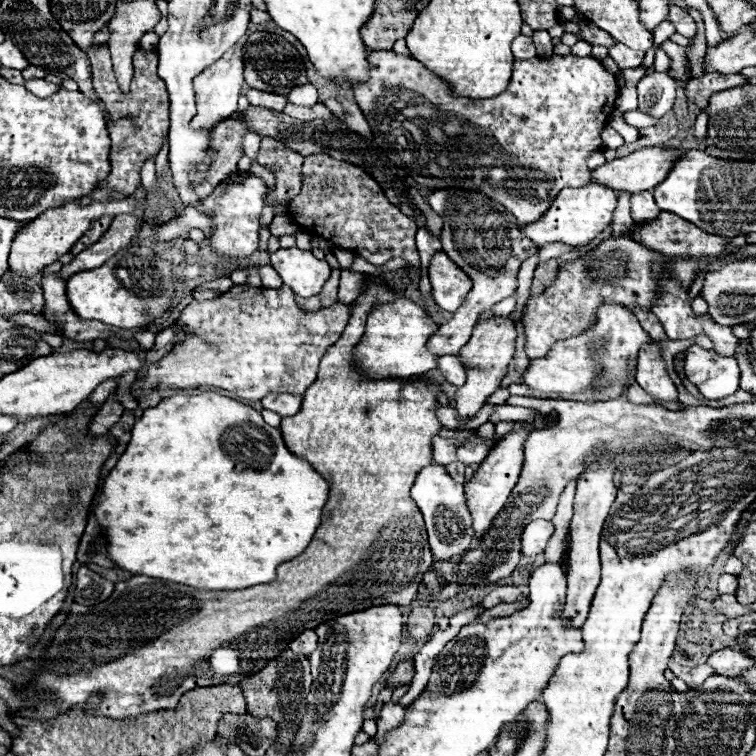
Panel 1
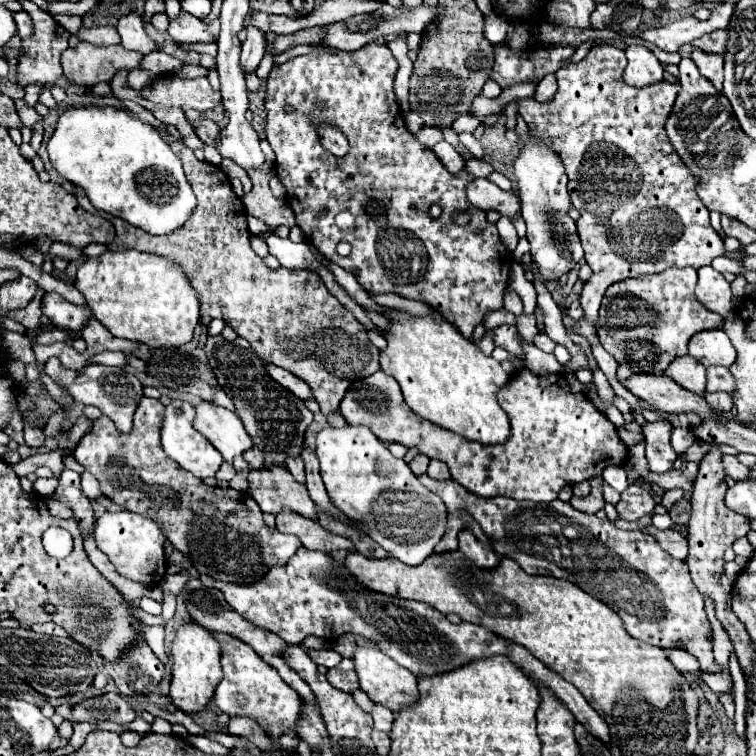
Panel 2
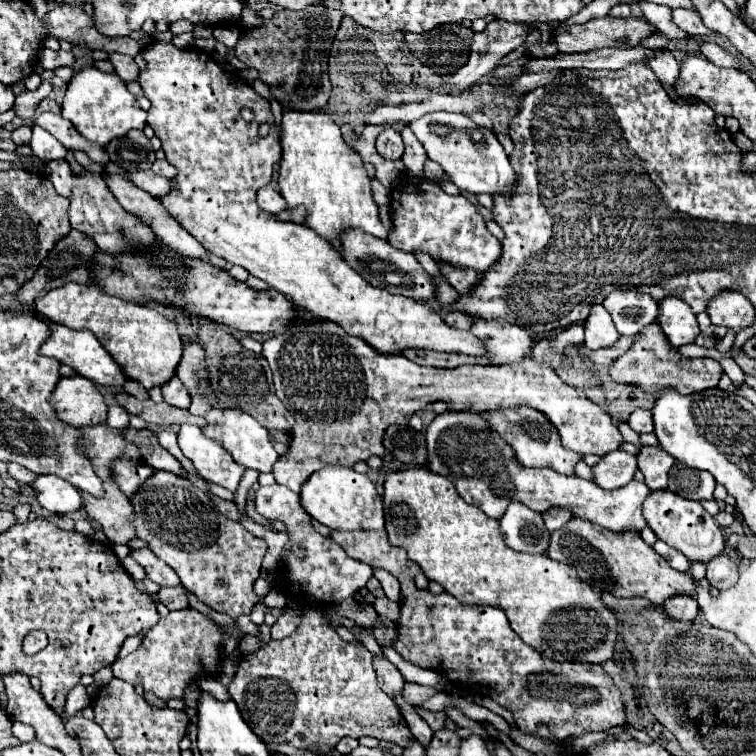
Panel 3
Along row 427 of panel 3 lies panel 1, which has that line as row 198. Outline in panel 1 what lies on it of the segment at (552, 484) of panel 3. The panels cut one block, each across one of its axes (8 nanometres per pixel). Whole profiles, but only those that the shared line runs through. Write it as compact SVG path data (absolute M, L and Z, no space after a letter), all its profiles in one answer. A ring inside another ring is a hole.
M434 190L428 196L428 202L434 212L444 220L440 242L442 250L470 276L472 290L468 292L460 310L454 318L438 326L438 334L428 340L426 348L432 354L458 354L460 348L470 340L472 328L480 316L490 310L494 304L512 296L518 288L516 274L520 264L530 258L536 250L536 244L530 242L516 226L516 218L506 212L504 206L492 202L486 194L464 190Z

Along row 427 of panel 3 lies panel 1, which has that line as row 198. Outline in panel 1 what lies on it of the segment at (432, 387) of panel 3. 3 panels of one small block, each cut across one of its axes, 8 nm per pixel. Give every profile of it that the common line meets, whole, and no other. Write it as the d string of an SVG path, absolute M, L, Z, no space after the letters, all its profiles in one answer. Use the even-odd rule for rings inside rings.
M312 154L302 164L302 190L288 206L290 216L308 232L354 252L380 266L392 258L402 258L408 266L420 266L416 250L416 220L388 202L382 186L360 166L340 162L328 154ZM588 184L580 188L564 188L552 200L552 206L530 224L518 224L520 232L530 238L536 246L544 246L550 242L564 242L564 244L588 244L592 242L612 220L612 212L616 208L616 194L614 190L606 190L606 186Z

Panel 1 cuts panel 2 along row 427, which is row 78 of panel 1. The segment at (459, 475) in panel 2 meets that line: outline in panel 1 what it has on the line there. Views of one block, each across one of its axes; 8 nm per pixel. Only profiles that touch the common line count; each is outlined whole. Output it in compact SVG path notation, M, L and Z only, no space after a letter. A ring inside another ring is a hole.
M372 50L366 56L368 60L368 80L366 82L354 82L352 84L352 94L360 106L360 110L364 112L372 132L374 132L374 140L376 144L388 154L388 160L394 162L396 166L400 166L402 170L406 170L406 174L410 178L414 178L418 184L432 188L432 190L446 190L446 188L466 188L466 190L476 190L482 194L488 194L492 200L500 202L510 214L516 216L518 222L528 224L528 222L536 222L544 210L550 208L552 200L556 198L556 194L562 188L576 188L576 186L586 186L590 184L590 170L586 166L586 156L590 154L590 150L598 150L602 148L600 142L600 130L606 126L612 110L614 110L614 100L618 98L618 86L616 86L616 78L604 70L604 66L600 64L600 60L588 56L588 58L578 58L578 56L550 56L550 58L532 58L532 60L514 60L514 70L512 70L512 78L508 88L488 100L468 100L468 98L456 98L452 94L448 94L448 86L444 86L444 82L434 76L428 68L424 68L418 60L402 56L402 54L394 54L392 50ZM492 168L502 168L504 170L504 180L500 184L488 184L488 172Z

